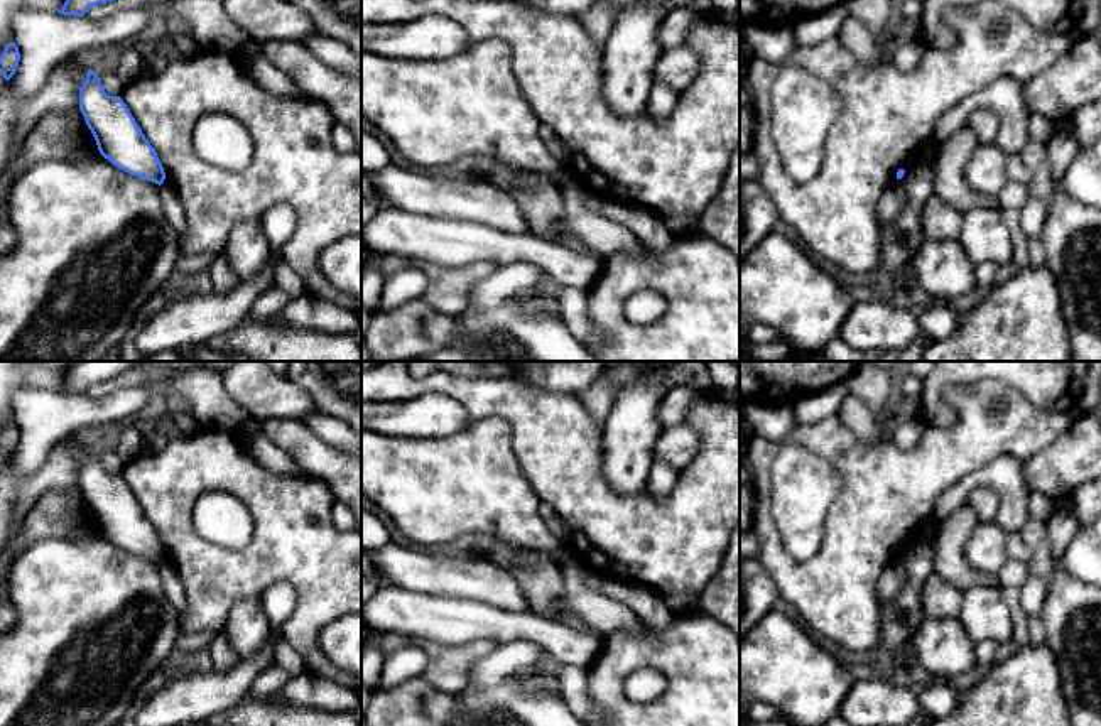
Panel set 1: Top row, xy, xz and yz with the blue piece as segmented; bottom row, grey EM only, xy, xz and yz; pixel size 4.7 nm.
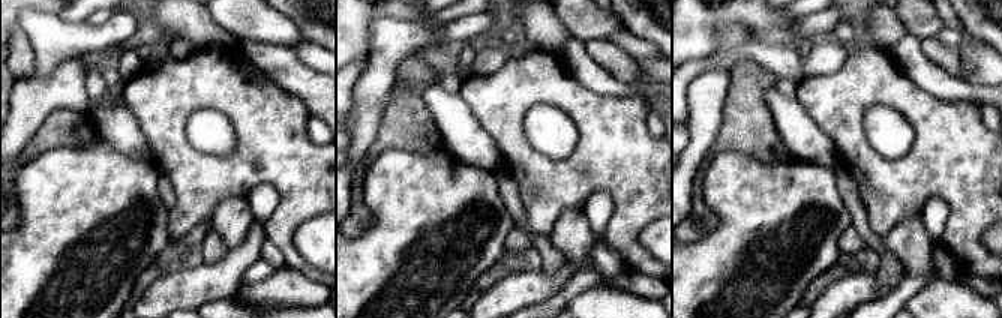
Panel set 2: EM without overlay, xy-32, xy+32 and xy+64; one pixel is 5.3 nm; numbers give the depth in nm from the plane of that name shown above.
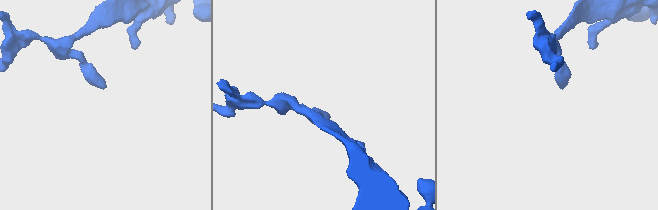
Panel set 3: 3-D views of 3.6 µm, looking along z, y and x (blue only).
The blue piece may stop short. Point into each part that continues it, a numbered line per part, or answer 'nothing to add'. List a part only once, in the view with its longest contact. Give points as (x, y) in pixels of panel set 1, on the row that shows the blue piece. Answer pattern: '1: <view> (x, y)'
nothing to add

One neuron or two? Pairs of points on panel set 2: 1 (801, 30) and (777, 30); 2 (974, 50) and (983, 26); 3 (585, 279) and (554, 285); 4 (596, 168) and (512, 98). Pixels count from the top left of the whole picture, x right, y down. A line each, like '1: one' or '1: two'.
1: two
2: two
3: two
4: one

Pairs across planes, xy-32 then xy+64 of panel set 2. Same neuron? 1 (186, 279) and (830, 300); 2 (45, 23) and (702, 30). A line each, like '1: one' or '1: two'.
1: one
2: two

